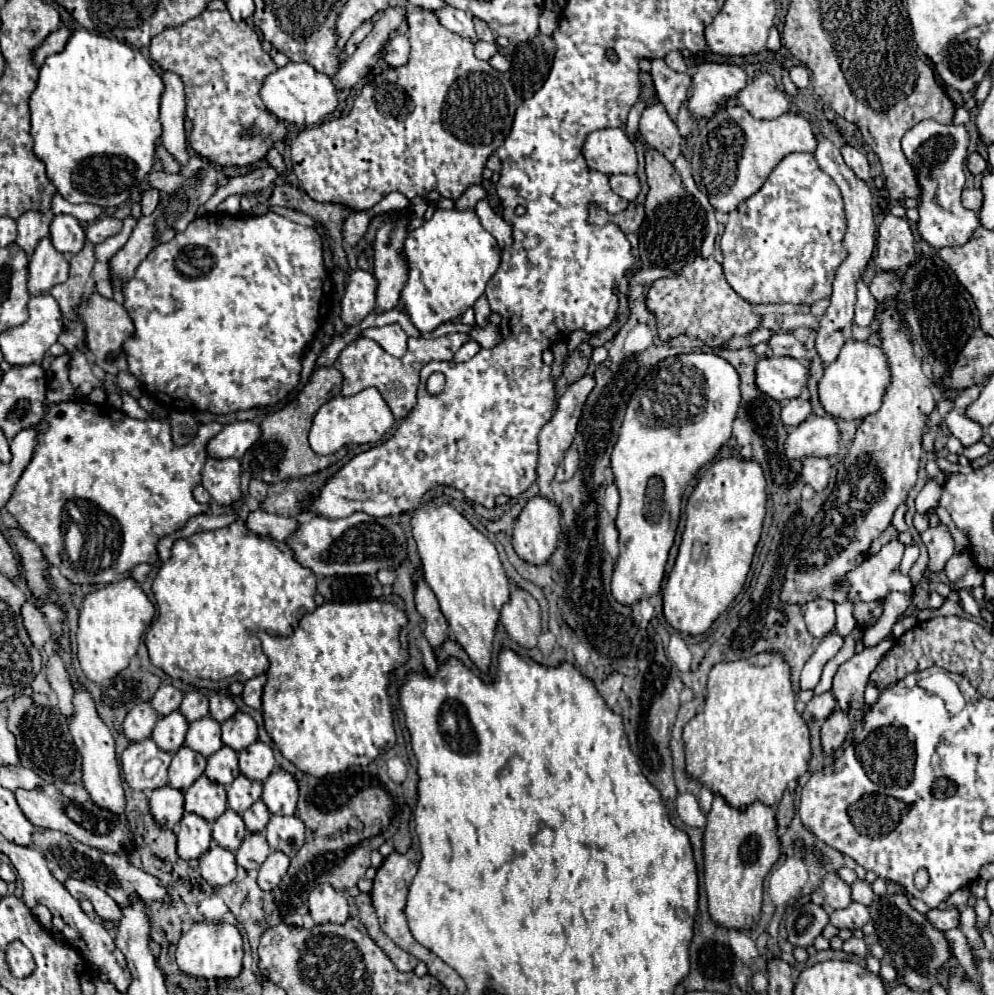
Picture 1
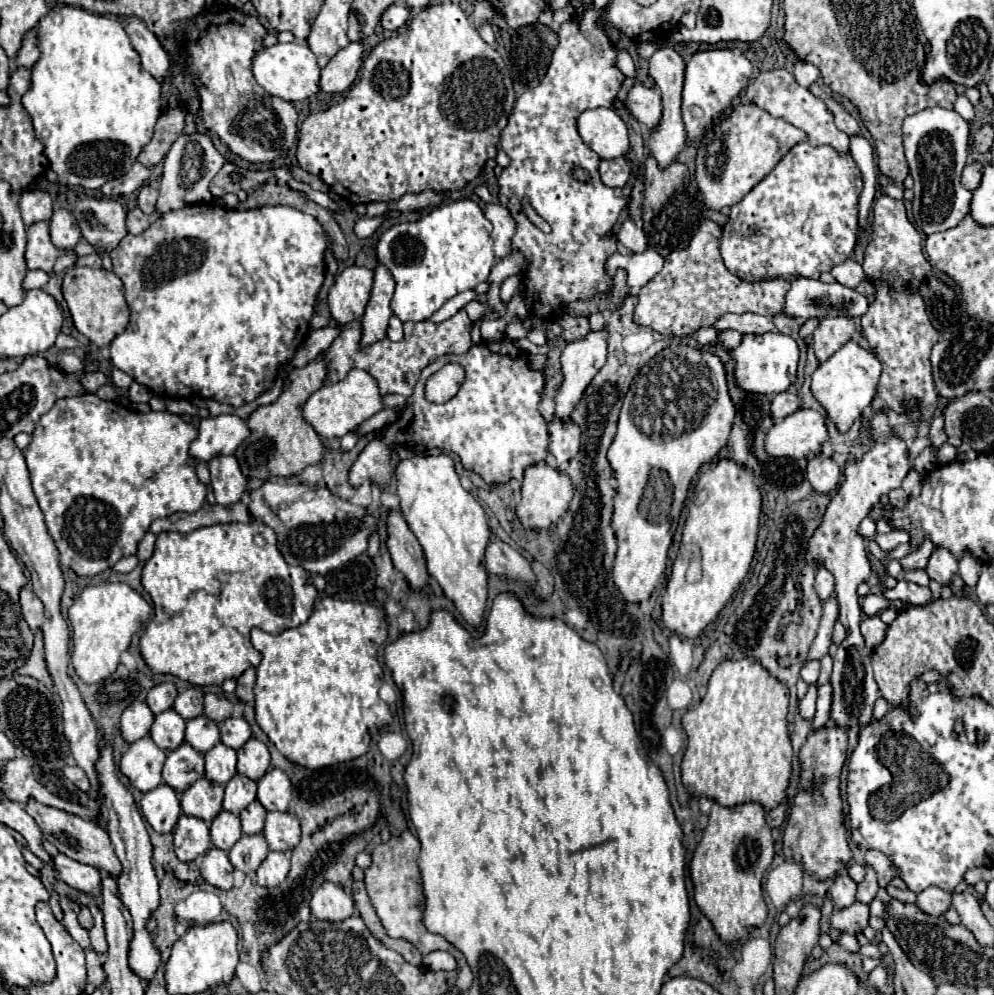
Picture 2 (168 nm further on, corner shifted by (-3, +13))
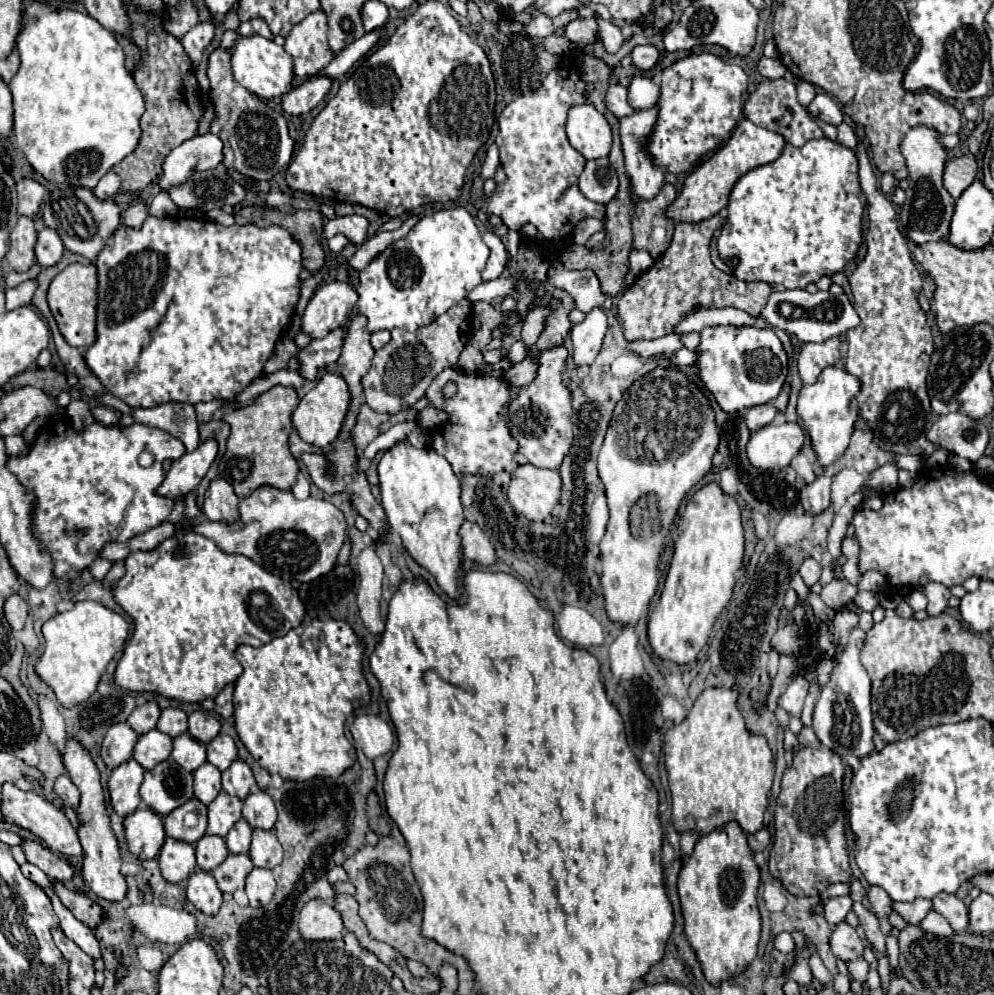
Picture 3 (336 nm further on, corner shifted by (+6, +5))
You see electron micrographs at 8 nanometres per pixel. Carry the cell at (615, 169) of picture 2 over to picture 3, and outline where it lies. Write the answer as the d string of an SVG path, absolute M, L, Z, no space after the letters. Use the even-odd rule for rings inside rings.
M609 158L589 160L585 164L583 174L579 176L581 192L593 202L607 204L615 196L617 186L619 186L617 174L615 174L615 168L611 166Z

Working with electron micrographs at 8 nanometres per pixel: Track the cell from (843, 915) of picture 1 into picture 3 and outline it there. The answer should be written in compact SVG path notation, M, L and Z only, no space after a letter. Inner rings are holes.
M839 922L829 938L831 950L837 958L841 958L843 962L847 960L855 960L861 958L863 954L863 940L857 936L855 928L847 922Z

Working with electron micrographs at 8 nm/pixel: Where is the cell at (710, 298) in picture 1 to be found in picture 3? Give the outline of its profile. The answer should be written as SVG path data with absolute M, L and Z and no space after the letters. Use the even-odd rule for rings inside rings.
M713 216L695 224L677 224L675 236L667 252L655 260L655 264L637 276L633 286L619 298L617 312L623 322L623 332L629 342L655 340L671 334L673 328L693 314L695 306L701 308L737 308L753 318L759 318L773 286L767 282L741 282L733 274L721 272L709 258L709 242L713 232L723 224L719 216Z

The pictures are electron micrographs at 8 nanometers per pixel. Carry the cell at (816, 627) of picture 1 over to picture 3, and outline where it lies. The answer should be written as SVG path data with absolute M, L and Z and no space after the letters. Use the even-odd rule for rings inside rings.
M807 558L801 566L801 578L807 586L813 586L819 582L819 576L821 576L821 566L813 560L813 558Z

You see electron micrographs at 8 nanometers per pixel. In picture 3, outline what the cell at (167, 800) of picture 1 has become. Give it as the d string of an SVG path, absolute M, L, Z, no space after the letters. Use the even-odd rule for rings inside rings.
M141 806L125 818L125 836L137 858L155 858L165 840L163 818L149 806Z

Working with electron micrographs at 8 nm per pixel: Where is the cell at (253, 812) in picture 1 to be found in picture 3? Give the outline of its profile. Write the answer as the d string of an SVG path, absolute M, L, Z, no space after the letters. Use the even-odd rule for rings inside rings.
M241 818L231 828L231 832L225 838L229 852L233 852L233 854L247 854L249 852L249 844L251 844L251 832L253 832L253 828L247 824L247 820Z

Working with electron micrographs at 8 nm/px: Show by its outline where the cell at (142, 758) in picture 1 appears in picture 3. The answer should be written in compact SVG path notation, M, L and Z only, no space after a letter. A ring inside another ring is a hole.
M129 758L111 770L107 788L111 796L111 806L119 816L127 816L139 808L139 786L143 784L143 776L145 768L135 758Z

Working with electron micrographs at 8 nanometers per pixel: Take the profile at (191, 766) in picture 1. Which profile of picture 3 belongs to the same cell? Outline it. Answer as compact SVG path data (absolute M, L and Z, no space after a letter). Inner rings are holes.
M173 758L159 762L153 770L145 772L141 784L141 800L161 816L175 810L179 804L193 798L193 774L179 768Z

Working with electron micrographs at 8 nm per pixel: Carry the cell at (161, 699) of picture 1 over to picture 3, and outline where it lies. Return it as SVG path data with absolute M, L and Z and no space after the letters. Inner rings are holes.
M147 702L143 706L137 706L131 716L127 718L127 722L131 724L131 728L137 732L137 734L145 734L149 730L155 728L157 720L159 720L159 714L161 714L161 708L157 702Z

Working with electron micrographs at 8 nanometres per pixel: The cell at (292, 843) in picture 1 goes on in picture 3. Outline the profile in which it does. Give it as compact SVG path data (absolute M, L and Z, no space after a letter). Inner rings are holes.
M255 828L249 856L251 856L255 866L275 868L283 860L283 846L281 846L281 842L279 842L279 838L275 836L273 830Z

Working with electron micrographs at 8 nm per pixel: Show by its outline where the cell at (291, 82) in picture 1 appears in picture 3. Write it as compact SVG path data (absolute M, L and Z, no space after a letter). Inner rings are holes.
M251 36L251 38L239 38L235 48L233 48L233 76L235 80L245 86L249 92L257 94L263 100L279 100L287 92L291 92L293 84L293 60L285 52L283 46L277 46L273 40L265 40L261 36Z

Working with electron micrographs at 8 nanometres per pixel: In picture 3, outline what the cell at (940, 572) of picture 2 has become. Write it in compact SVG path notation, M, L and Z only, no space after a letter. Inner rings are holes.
M927 582L927 584L923 584L921 590L923 590L923 594L929 600L929 606L927 606L929 616L937 616L937 614L941 614L947 608L947 600L949 600L951 592L949 592L949 588L945 584Z

